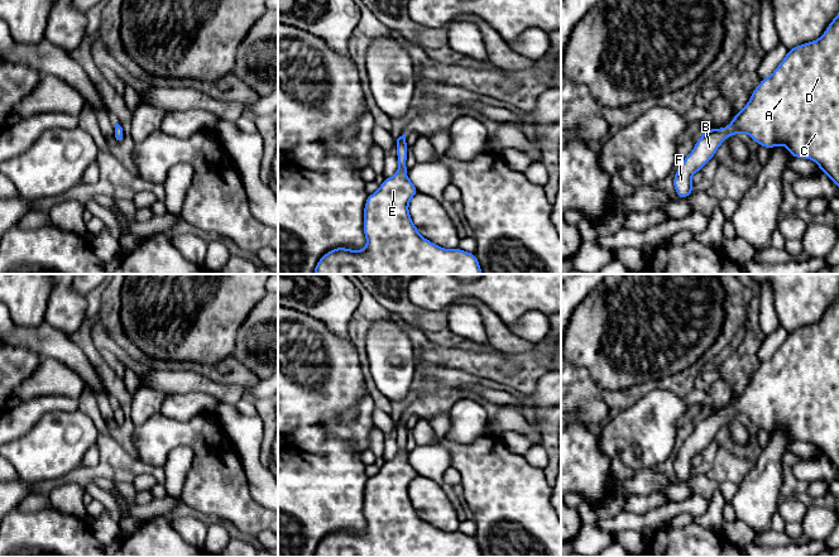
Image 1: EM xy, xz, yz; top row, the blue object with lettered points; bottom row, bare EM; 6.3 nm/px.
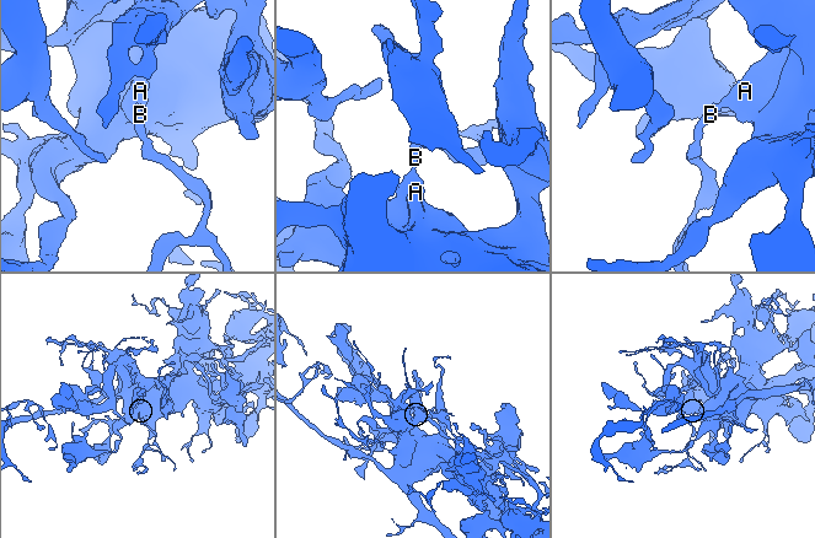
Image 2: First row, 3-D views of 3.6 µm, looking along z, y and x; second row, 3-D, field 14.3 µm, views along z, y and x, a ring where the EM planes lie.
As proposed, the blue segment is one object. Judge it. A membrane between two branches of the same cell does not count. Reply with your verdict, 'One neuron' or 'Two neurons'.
One neuron

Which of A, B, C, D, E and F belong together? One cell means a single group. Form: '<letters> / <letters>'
A B C D E F

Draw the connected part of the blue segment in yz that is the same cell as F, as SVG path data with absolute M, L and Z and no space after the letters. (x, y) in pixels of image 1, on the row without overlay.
M839 297L818 323L787 335L775 355L754 371L748 386L728 409L703 416L673 461L673 471L681 482L695 471L691 465L692 457L703 452L728 419L738 416L748 417L767 432L782 428L794 441L814 443L839 470Z

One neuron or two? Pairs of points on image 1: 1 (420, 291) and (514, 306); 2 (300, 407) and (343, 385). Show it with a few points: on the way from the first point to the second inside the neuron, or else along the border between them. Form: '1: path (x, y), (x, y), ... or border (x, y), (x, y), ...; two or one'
1: path (444, 289), (490, 289); one
2: path (310, 397), (324, 397), (332, 388); one

